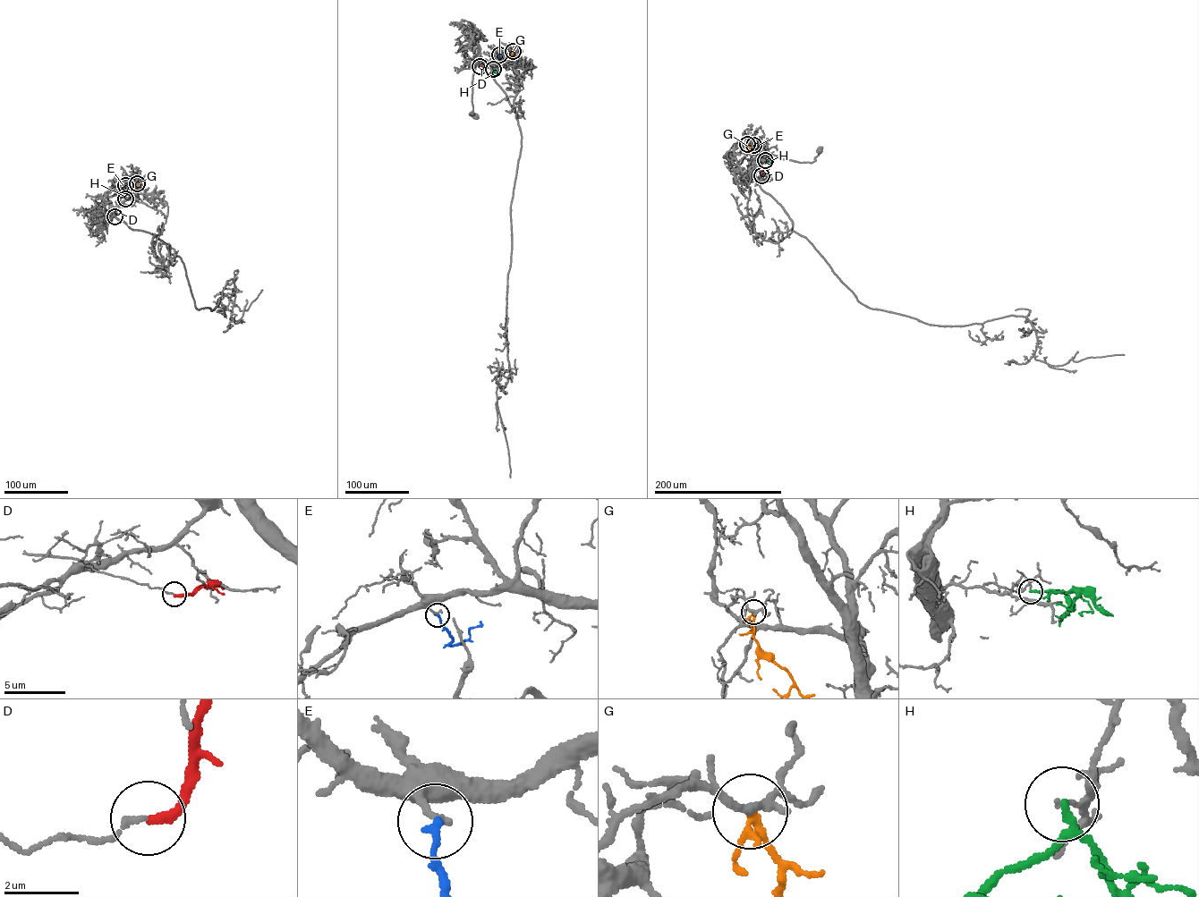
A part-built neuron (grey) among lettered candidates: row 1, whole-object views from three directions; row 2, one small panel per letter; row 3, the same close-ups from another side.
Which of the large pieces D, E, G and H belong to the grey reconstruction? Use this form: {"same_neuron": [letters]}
{"same_neuron": []}

